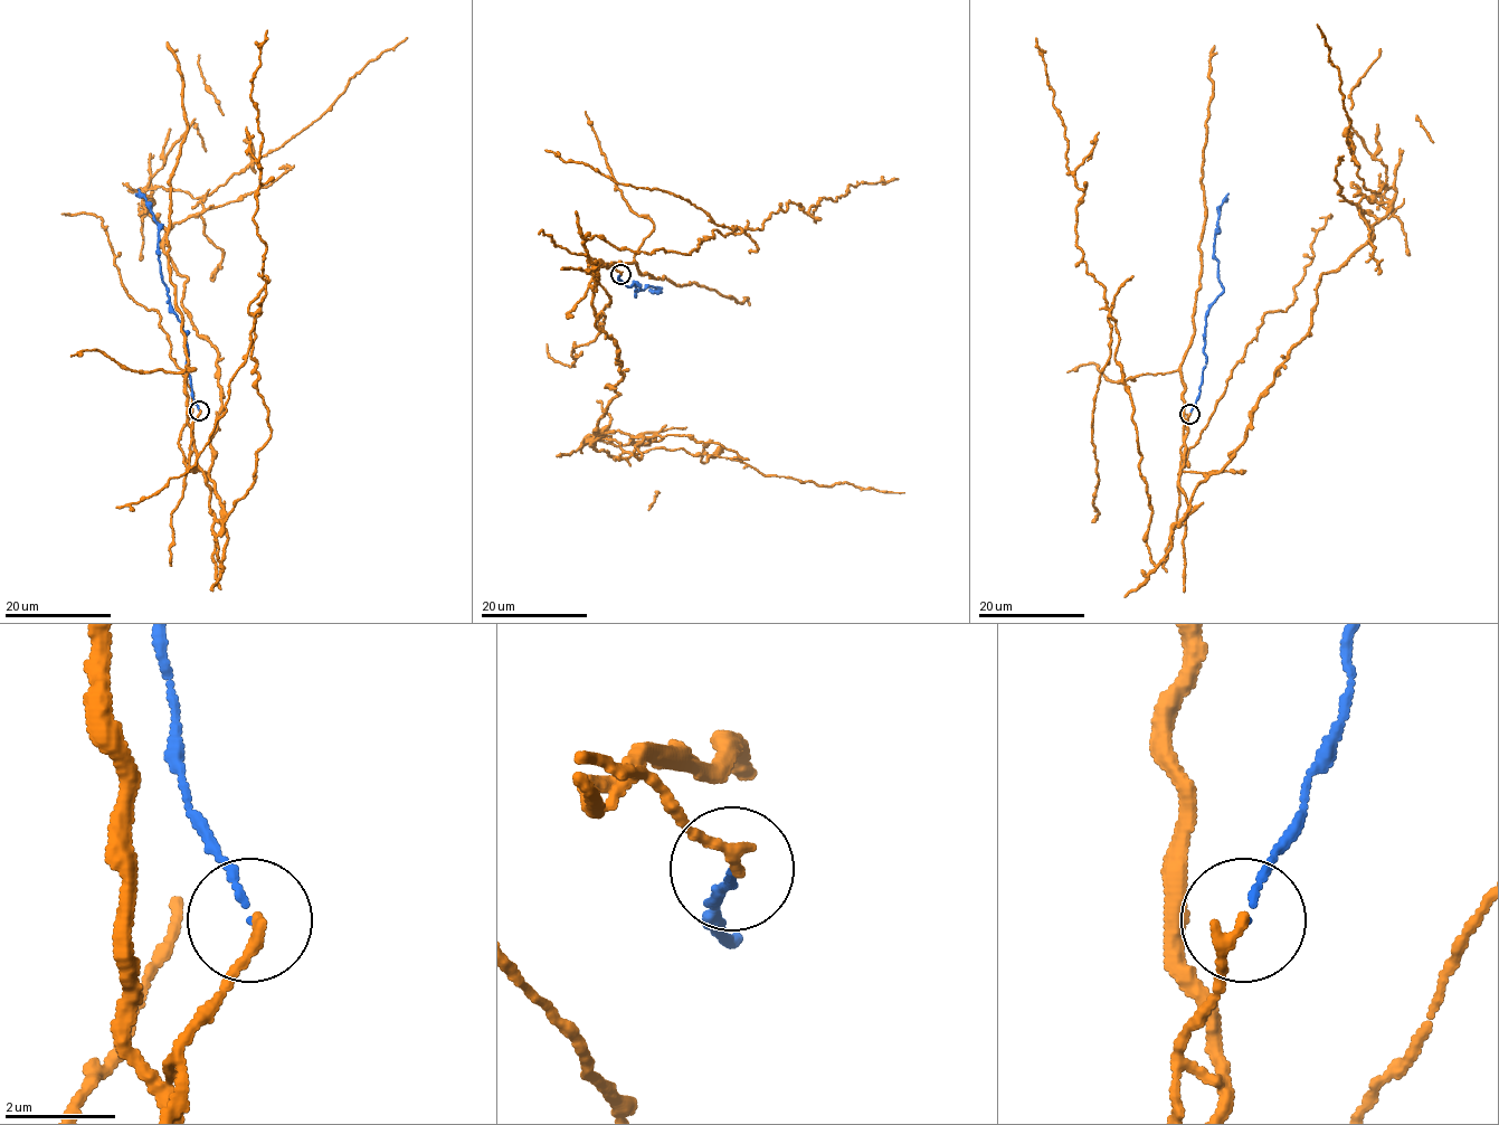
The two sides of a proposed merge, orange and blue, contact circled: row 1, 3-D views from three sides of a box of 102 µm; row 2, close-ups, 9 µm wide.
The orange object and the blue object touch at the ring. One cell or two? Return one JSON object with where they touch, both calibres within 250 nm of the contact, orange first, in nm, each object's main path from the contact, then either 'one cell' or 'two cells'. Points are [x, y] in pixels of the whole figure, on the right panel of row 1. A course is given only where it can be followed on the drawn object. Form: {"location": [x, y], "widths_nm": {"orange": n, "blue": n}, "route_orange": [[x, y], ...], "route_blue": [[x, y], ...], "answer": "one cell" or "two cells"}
{"location": [1189, 414], "widths_nm": {"orange": 240, "blue": 80}, "route_orange": [[1189, 414], [1182, 523], [1308, 336], [1321, 274], [1386, 216], [1384, 185], [1366, 189], [1357, 172], [1316, 25]], "route_blue": [[1191, 414], [1206, 364], [1206, 313], [1223, 291], [1214, 255], [1218, 208], [1229, 192]], "answer": "two cells"}

